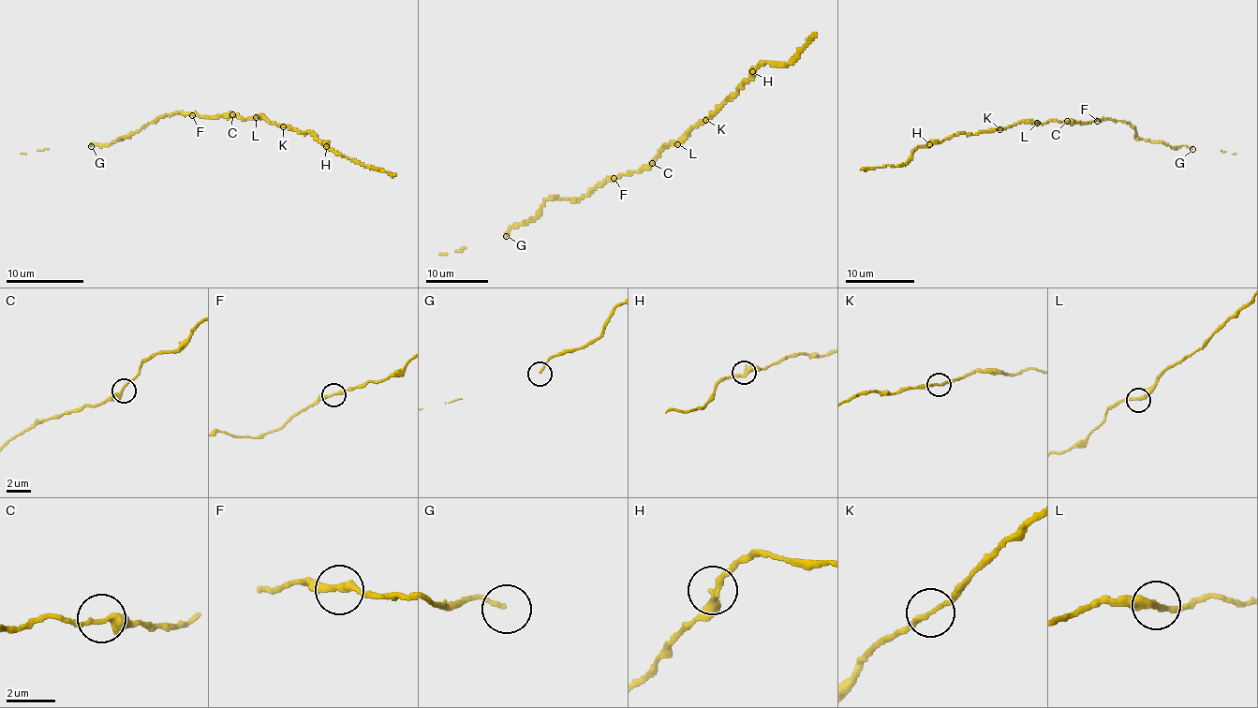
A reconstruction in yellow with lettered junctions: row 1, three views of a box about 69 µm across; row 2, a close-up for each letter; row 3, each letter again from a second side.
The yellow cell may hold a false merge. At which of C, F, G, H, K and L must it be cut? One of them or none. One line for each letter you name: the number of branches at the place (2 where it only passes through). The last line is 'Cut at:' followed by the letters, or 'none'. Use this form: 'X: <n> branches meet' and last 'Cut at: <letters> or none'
Cut at: none

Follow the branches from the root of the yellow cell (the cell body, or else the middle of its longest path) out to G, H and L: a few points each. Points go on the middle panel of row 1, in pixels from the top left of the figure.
G: (650, 163), (638, 171), (607, 178), (580, 198), (548, 199), (537, 215), (512, 227), (506, 236)
H: (650, 163), (662, 148), (679, 142), (693, 127), (709, 119), (739, 89), (752, 71)
L: (650, 163), (662, 148), (677, 144)

